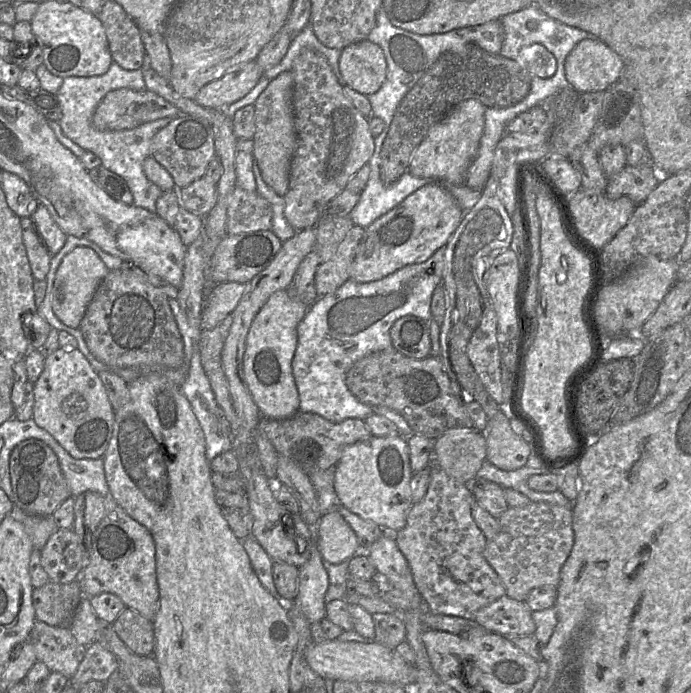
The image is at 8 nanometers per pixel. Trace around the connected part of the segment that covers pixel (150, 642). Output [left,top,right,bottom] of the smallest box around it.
[112,607,154,656]

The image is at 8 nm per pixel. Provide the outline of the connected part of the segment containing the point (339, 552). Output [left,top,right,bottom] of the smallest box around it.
[315,510,360,564]

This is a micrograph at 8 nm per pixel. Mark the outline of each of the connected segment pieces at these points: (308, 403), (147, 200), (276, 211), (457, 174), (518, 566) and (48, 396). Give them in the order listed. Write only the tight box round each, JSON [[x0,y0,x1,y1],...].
[[292,246,446,436],[55,61,176,213],[253,159,297,243],[408,99,486,184],[483,502,574,602],[32,348,115,457]]

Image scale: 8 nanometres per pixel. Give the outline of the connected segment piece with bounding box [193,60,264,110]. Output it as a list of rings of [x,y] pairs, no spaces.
[[[256,60],[237,65],[226,72],[221,78],[202,87],[193,101],[205,108],[224,110],[230,104],[247,95],[263,75],[264,70],[257,64]]]

